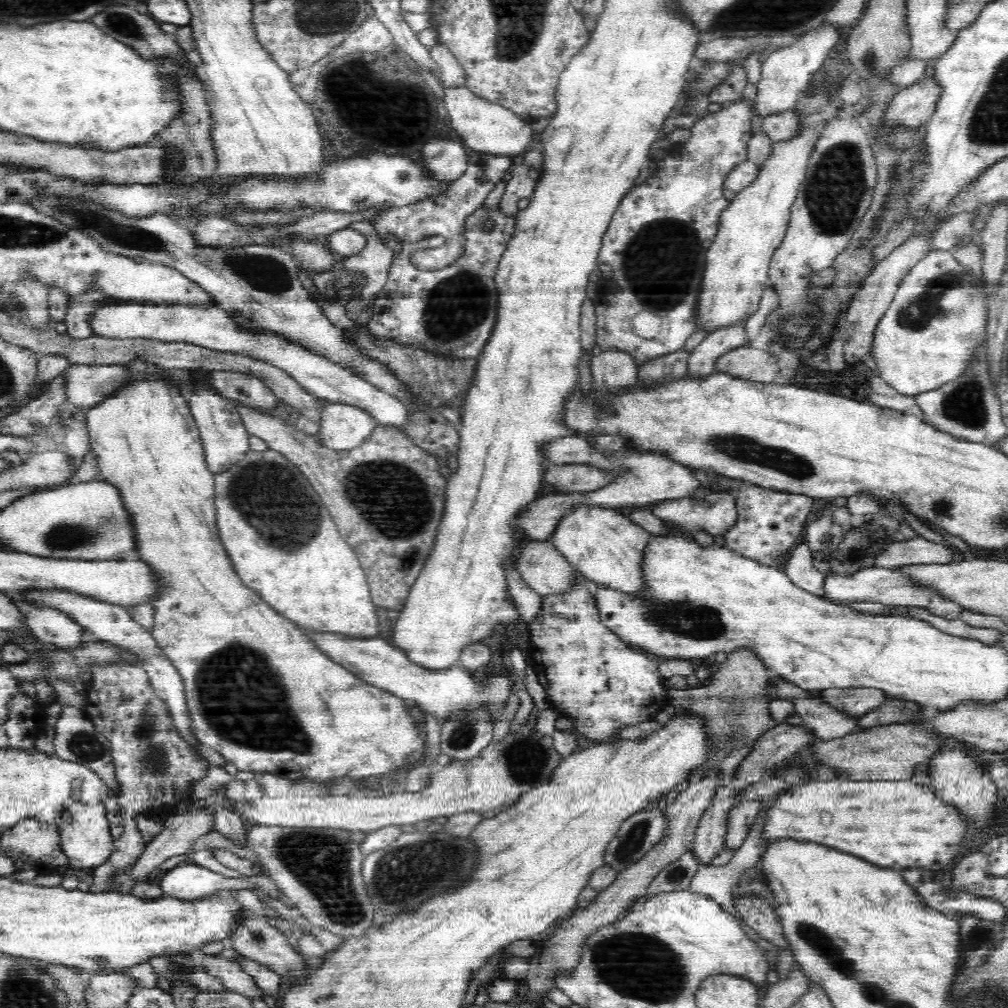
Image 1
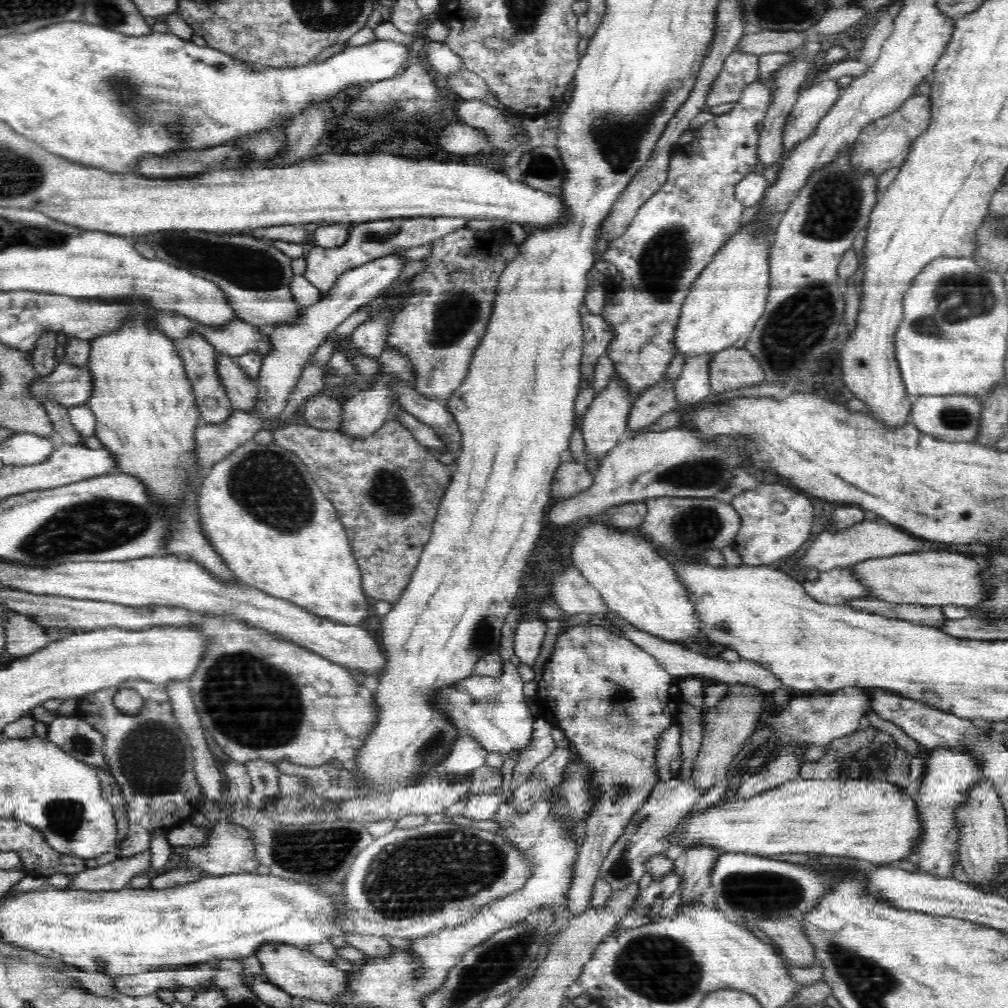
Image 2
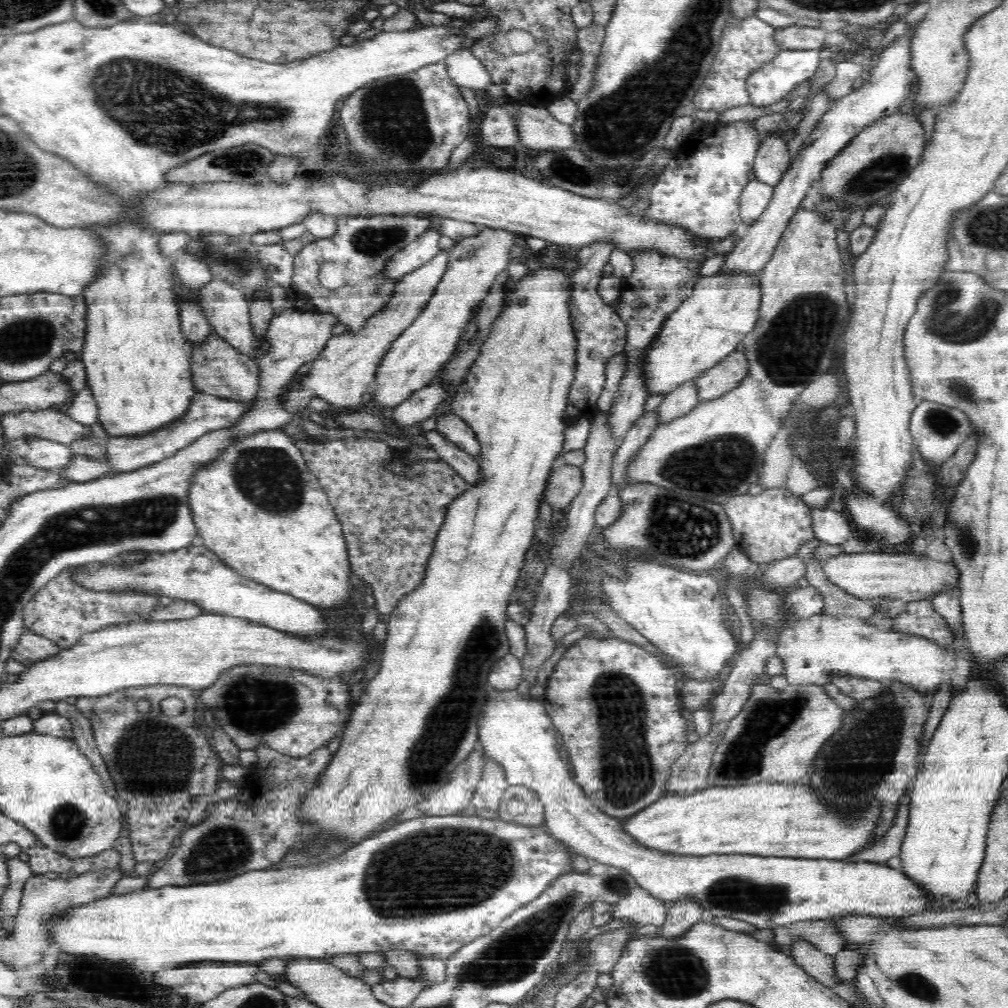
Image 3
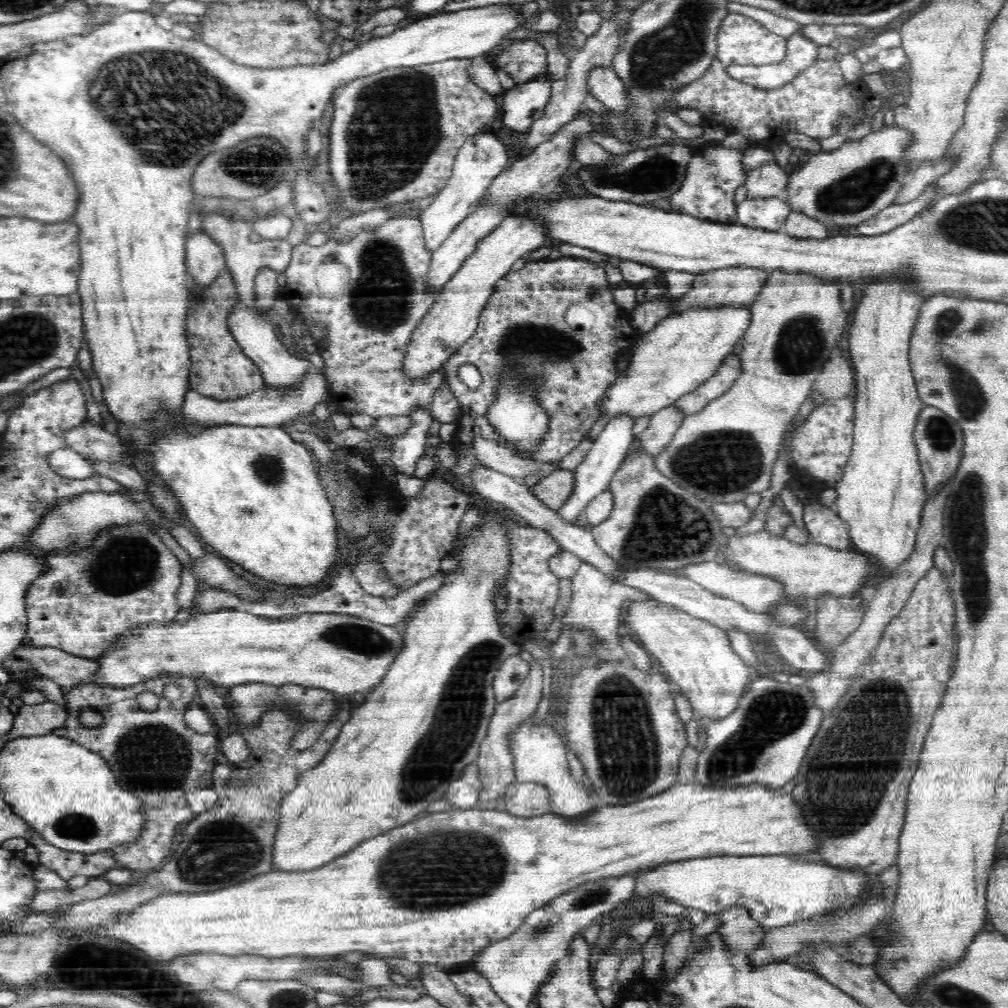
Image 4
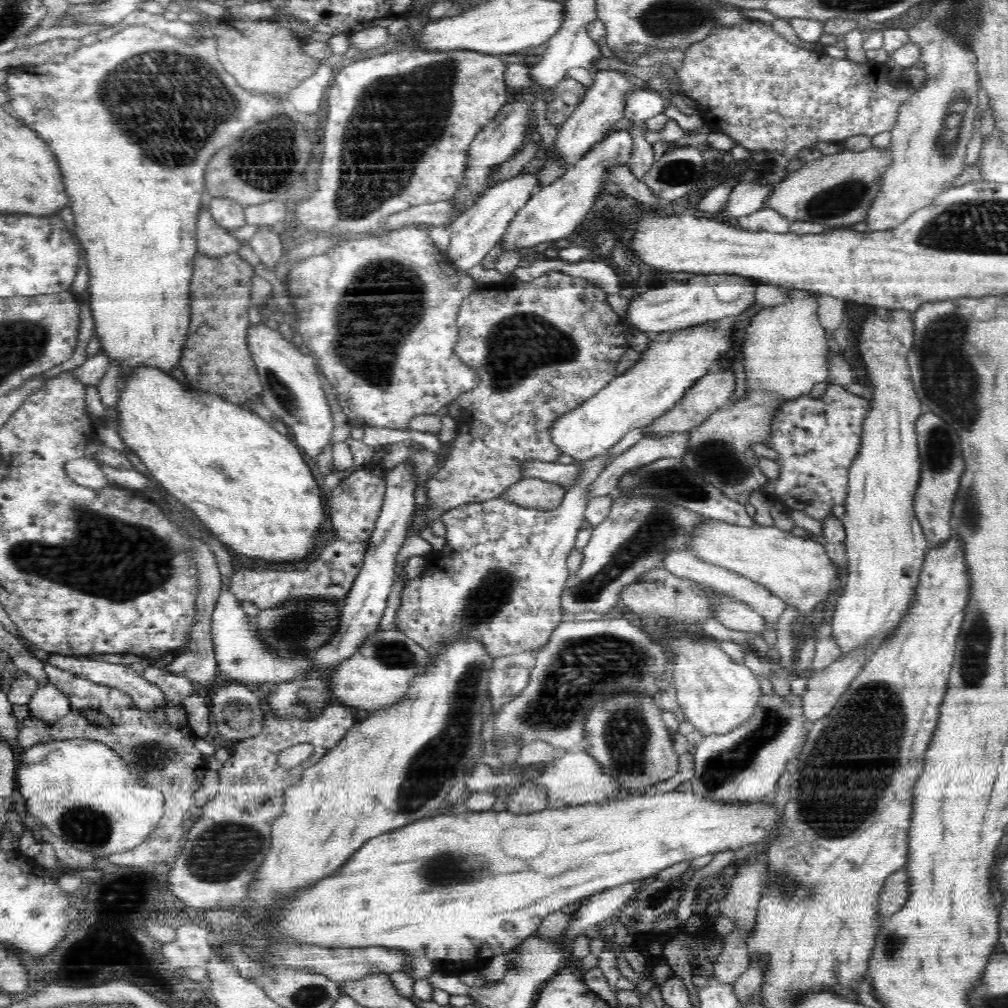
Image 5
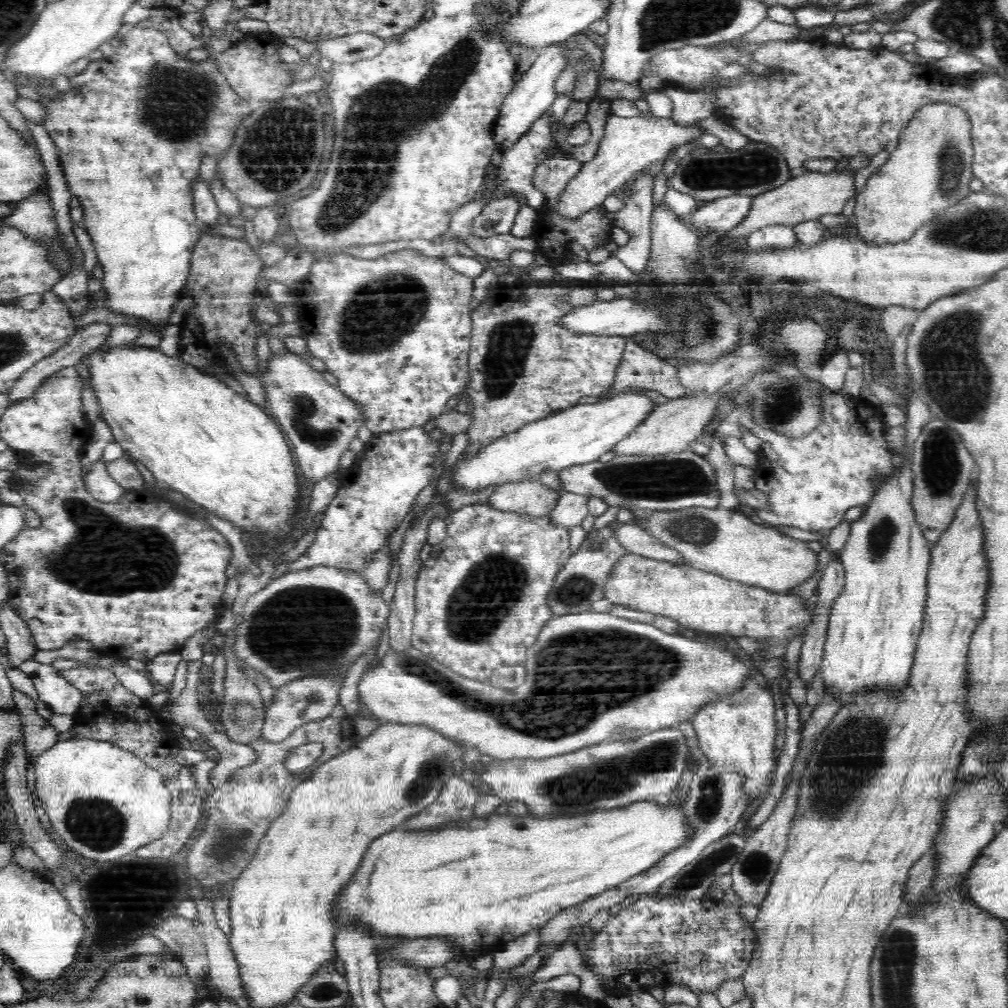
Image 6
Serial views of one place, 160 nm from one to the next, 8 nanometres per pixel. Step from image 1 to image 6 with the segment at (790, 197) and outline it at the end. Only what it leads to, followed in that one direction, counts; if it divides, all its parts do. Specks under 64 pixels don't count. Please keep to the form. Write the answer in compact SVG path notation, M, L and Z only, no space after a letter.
M616 394L602 402L576 404L527 424L522 432L516 431L514 436L506 436L506 440L498 440L498 444L486 448L478 460L462 464L458 480L470 484L470 488L482 488L482 484L494 484L494 480L498 480L499 487L510 482L538 480L539 475L548 470L555 475L562 468L596 461L640 426L652 414L652 408L652 400L638 394Z

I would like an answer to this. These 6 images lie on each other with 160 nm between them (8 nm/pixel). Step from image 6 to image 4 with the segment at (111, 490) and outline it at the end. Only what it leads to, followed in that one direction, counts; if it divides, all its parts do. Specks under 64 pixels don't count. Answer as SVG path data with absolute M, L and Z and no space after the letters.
M56 448L48 456L48 463L54 472L66 478L84 480L95 475L91 460L70 448Z

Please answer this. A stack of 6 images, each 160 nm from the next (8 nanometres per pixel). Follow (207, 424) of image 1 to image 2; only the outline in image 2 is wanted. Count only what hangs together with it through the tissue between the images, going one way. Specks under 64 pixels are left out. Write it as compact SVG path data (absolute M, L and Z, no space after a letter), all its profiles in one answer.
M190 334L188 337L188 339L175 340L175 346L184 363L188 380L192 383L192 390L194 391L196 406L200 411L202 424L222 424L225 420L228 420L228 417L235 410L217 373L216 359L219 353L199 334Z

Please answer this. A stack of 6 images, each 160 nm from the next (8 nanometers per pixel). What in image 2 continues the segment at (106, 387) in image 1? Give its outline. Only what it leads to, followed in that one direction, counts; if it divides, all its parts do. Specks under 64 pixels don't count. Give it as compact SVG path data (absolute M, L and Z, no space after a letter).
M61 361L51 373L43 377L37 376L33 380L32 386L30 386L30 391L33 393L33 399L39 403L46 402L46 400L53 400L67 409L71 406L88 403L93 388L94 376L86 365L72 365Z

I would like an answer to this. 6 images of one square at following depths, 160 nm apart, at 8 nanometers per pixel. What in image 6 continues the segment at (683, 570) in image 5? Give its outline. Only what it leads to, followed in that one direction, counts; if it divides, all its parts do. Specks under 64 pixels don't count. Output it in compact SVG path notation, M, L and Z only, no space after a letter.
M611 522L612 527L616 529L618 542L629 550L629 554L637 554L652 560L662 560L663 562L678 563L686 566L686 558L678 553L678 550L664 545L654 538L647 530L640 526L632 524L615 524Z

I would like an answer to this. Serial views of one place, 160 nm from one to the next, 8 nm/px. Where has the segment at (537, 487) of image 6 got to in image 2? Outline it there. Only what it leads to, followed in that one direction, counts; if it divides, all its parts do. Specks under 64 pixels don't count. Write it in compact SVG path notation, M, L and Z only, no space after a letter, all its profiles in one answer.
M561 462L551 480L551 498L562 500L562 497L574 496L590 488L594 479L594 472L583 463Z

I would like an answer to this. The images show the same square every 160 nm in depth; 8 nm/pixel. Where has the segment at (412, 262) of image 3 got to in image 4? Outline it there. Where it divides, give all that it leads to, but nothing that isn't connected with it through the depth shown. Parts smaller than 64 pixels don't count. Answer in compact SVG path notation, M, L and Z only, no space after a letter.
M493 133L475 135L466 140L458 151L446 186L439 196L434 198L434 202L418 216L422 223L423 250L427 250L428 254L434 252L446 240L454 227L472 214L476 204L485 194L488 194L488 188L494 177L509 167L509 160L505 144Z

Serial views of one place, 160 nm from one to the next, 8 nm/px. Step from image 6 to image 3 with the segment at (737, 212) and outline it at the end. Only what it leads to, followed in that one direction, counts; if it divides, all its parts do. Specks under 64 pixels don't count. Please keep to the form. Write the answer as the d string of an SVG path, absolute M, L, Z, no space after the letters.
M769 133L768 138L762 140L753 164L755 180L765 181L772 187L779 182L779 178L782 177L783 172L787 168L787 164L790 162L790 153L787 147L788 142L784 141L782 136L782 133Z

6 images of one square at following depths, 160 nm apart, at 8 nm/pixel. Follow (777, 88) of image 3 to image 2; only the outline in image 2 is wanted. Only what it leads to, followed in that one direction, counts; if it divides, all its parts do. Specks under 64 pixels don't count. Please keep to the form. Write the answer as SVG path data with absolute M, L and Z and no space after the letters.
M756 80L754 83L750 83L748 87L741 93L741 97L735 103L734 108L725 114L714 116L711 121L704 124L702 127L693 129L694 138L692 142L688 142L685 146L680 146L674 156L670 158L669 171L667 172L667 180L662 185L662 188L658 189L653 196L650 196L649 200L640 208L638 208L637 214L631 218L627 228L624 232L618 236L614 237L610 243L608 243L607 251L599 257L599 259L608 261L616 267L617 274L611 278L610 286L605 289L606 291L606 304L600 315L609 324L611 332L610 344L608 344L607 355L610 360L612 360L615 368L615 376L625 382L627 390L629 390L629 396L631 396L632 401L639 396L639 394L649 387L654 385L663 374L666 373L666 368L670 364L670 360L674 358L675 352L677 351L677 338L676 330L677 324L680 322L681 308L685 303L685 298L687 297L690 287L693 286L693 282L697 279L697 276L706 268L707 264L710 264L711 258L719 250L719 246L735 232L738 228L739 220L742 220L742 213L745 210L742 204L738 200L735 200L735 185L738 181L742 180L747 173L752 172L754 166L756 166L757 160L757 148L759 144L760 133L756 130L756 125L762 123L766 112L768 112L773 100L773 82L762 82L762 80Z

